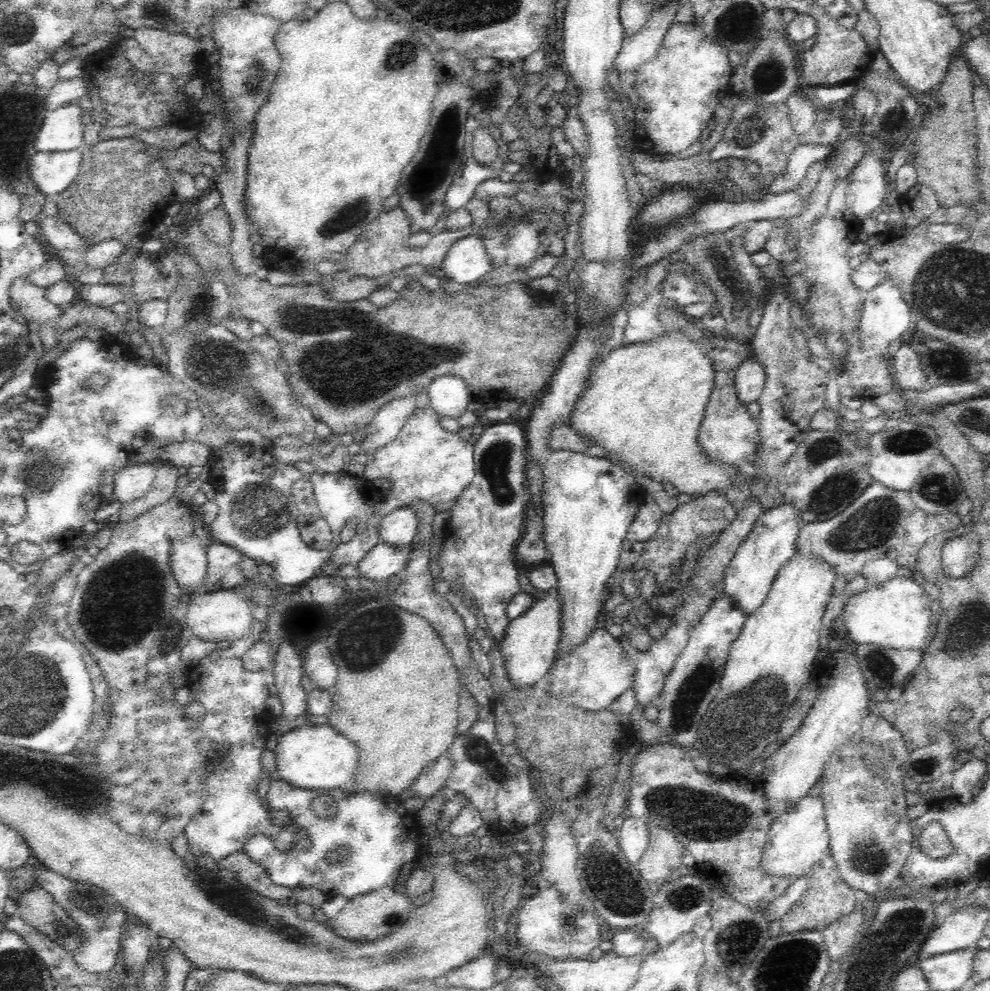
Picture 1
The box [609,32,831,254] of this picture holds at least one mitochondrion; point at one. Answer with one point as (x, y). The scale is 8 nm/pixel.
(769, 75)

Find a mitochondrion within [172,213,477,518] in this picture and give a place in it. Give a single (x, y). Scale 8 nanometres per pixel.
(208, 356)

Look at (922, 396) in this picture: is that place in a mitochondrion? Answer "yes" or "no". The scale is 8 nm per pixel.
no

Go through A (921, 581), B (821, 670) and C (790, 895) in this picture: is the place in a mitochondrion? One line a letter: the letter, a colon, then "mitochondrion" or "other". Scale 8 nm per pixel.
A: other
B: other
C: other

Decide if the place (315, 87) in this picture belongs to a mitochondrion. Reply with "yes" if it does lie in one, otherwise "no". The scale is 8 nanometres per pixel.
no

